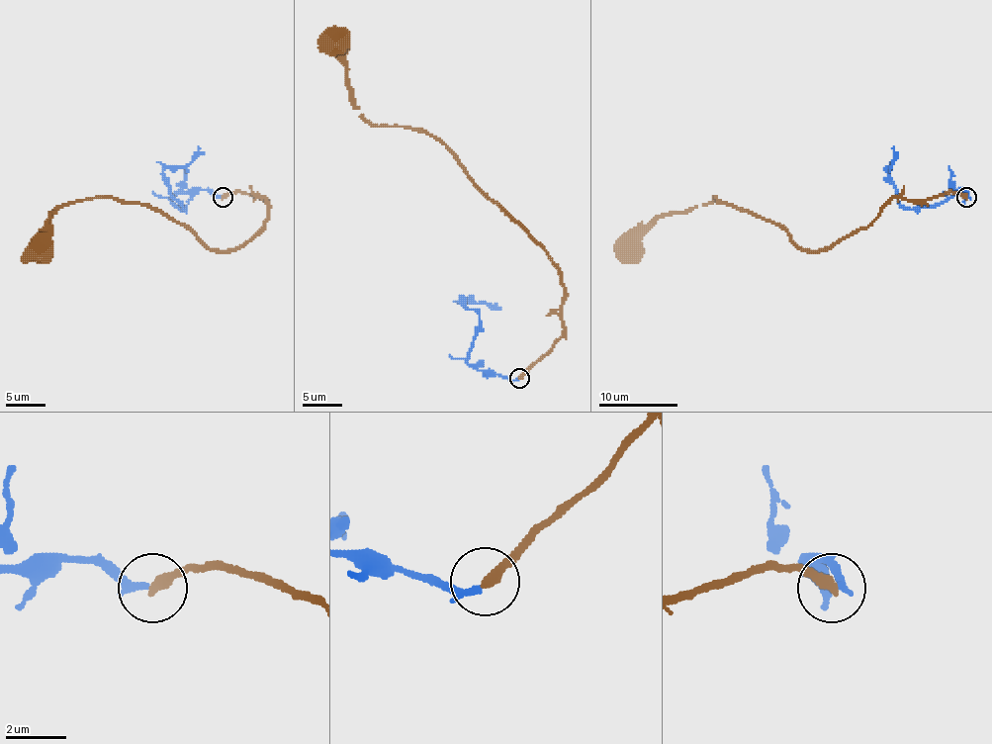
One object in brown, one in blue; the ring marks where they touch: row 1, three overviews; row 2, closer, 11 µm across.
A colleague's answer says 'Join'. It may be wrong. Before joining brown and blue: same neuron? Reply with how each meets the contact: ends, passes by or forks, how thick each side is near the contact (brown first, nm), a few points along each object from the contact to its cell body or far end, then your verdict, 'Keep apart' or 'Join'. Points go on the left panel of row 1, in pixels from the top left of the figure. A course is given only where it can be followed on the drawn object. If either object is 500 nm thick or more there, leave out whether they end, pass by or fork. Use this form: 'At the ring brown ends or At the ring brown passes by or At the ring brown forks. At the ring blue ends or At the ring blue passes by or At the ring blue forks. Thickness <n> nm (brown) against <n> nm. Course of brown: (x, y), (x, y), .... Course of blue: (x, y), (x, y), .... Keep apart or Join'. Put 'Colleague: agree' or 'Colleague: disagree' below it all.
At the ring brown ends. At the ring blue ends. Thickness 360 nm (brown) against 240 nm. Course of brown: (222, 198), (267, 200), (267, 221), (233, 248), (114, 198), (58, 209), (39, 250). Course of blue: (222, 198), (206, 190), (176, 192), (170, 198), (182, 209), (162, 172), (168, 166), (188, 166), (204, 152). Keep apart
Colleague: disagree

